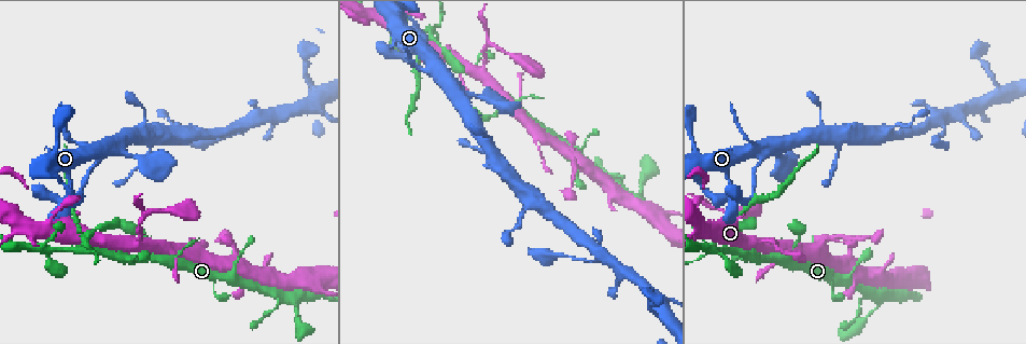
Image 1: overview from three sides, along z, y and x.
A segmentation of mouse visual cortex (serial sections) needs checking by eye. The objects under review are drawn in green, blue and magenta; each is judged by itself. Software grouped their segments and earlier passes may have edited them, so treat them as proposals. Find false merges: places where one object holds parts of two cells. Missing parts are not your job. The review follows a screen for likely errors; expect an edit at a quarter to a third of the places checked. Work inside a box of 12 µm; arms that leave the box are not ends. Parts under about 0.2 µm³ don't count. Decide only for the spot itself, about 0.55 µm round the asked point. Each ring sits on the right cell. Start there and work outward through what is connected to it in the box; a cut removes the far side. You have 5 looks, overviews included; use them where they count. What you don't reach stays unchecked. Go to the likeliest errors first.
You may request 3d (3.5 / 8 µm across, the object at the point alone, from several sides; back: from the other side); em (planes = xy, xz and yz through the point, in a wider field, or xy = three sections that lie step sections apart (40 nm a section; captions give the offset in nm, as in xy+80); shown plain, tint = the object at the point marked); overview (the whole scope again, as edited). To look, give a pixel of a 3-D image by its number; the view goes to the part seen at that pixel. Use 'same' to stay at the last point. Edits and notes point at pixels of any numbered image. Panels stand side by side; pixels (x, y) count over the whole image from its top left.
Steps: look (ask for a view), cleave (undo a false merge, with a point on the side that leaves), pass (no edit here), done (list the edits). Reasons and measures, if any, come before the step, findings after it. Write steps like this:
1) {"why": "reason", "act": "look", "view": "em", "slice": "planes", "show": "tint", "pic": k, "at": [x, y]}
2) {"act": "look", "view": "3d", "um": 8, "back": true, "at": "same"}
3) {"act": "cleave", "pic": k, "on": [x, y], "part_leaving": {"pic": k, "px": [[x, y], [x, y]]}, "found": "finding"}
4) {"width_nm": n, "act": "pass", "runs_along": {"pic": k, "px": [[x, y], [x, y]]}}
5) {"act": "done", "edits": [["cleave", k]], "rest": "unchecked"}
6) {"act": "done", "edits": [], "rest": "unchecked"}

{"act": "look", "view": "3d", "um": 3.5, "pic": 1, "at": [732, 253]}

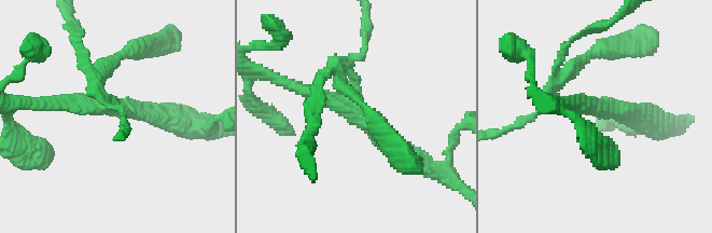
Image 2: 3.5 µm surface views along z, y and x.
{"arms": 3, "arm_widths_nm": [150, 200, 250], "why": "shape alone is not enough", "act": "look", "view": "em", "slice": "xy", "step": 2, "show": "tint", "pic": 2, "at": [600, 107]}

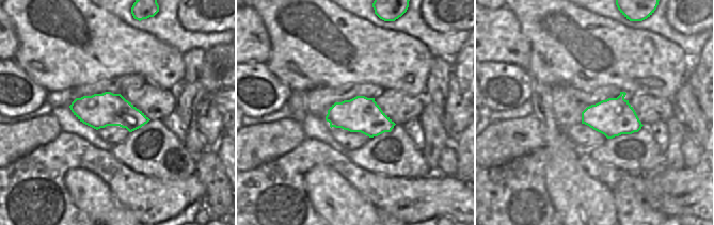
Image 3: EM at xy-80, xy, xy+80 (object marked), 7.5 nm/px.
{"act": "cleave", "pic": 2, "on": [92, 74], "part_leaving": {"pic": 2, "px": [[114, 105], [81, 58], [78, 31]]}, "found": "two cells meet here"}

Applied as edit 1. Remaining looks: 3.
{"why": "see it whole again", "act": "look", "view": "overview"}

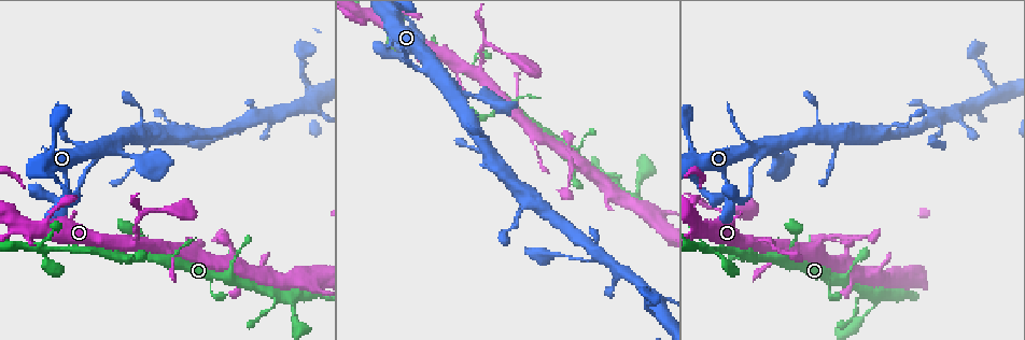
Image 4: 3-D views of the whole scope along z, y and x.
{"why": "abrupt turn", "act": "look", "view": "em", "slice": "xy", "step": 1, "show": "tint", "pic": 4, "at": [408, 52]}

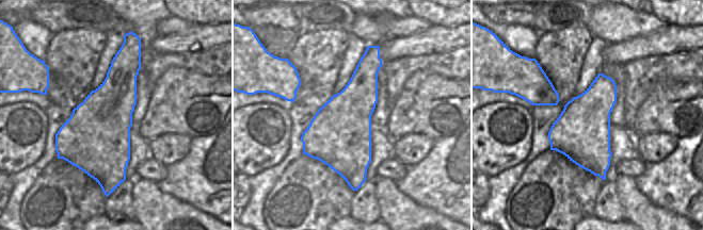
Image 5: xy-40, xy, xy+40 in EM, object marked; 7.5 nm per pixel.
{"why": "wider look", "act": "look", "view": "3d", "um": 3.5, "at": "same"}

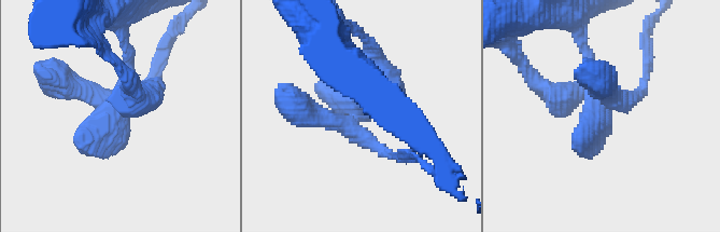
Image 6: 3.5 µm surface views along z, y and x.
{"act": "pass", "runs_along": {"pic": 6, "px": [[123, 39], [116, 106], [59, 82]]}, "found": "one cell here"}

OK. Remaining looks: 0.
{"act": "done", "edits": [["cleave", 2]], "rest": "unchecked"}

